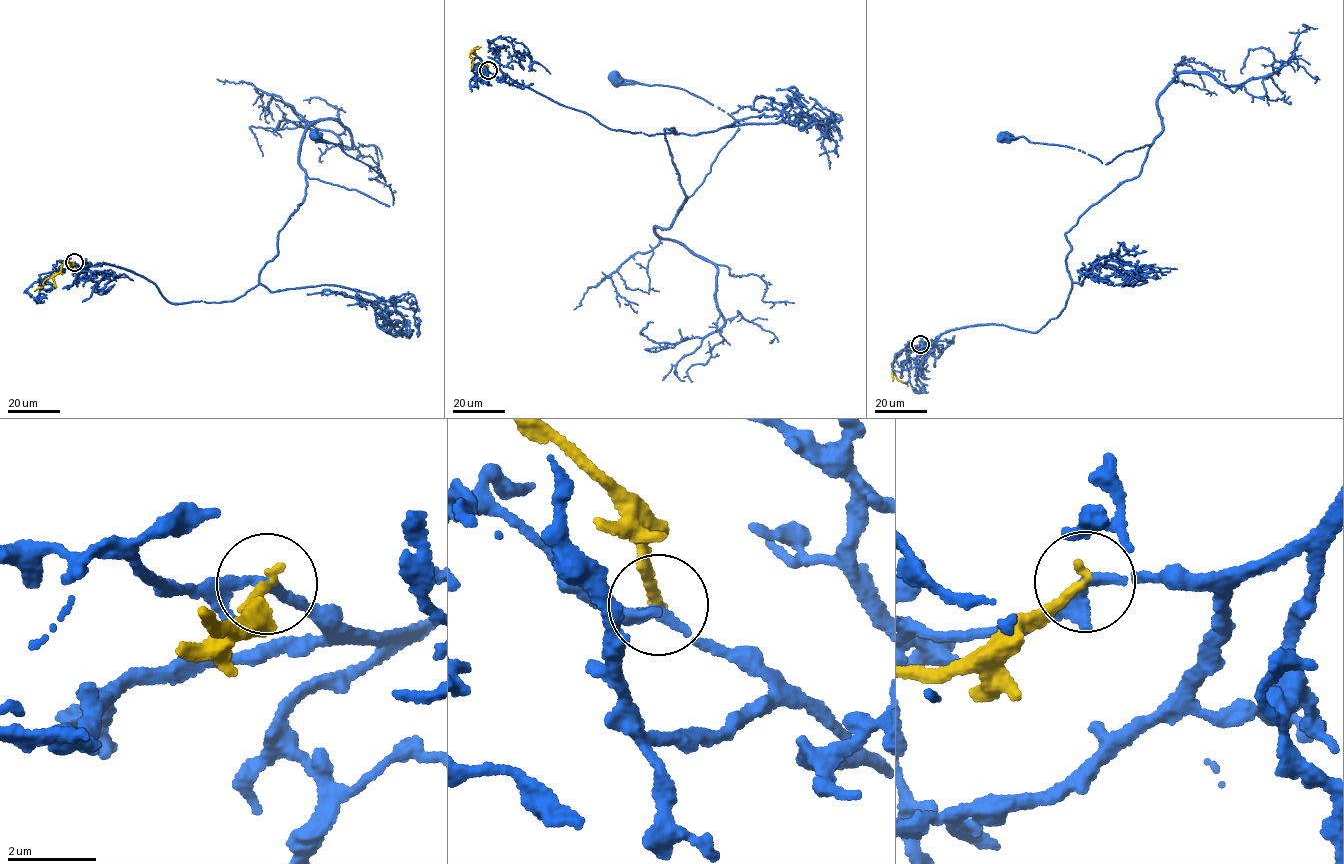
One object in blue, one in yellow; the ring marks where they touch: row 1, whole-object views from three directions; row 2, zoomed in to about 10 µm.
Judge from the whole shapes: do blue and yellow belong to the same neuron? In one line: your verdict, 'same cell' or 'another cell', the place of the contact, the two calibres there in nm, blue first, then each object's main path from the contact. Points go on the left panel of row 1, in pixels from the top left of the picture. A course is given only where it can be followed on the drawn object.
same cell; at (74, 262); 200 nm thick on the blue side, 240 nm on the other; blue runs (74, 262), (134, 272), (169, 302), (233, 301), (277, 254), (307, 177), (393, 205), (382, 176), (313, 136); yellow runs (74, 262), (71, 265), (66, 262), (59, 272), (43, 282), (43, 286), (34, 291)

